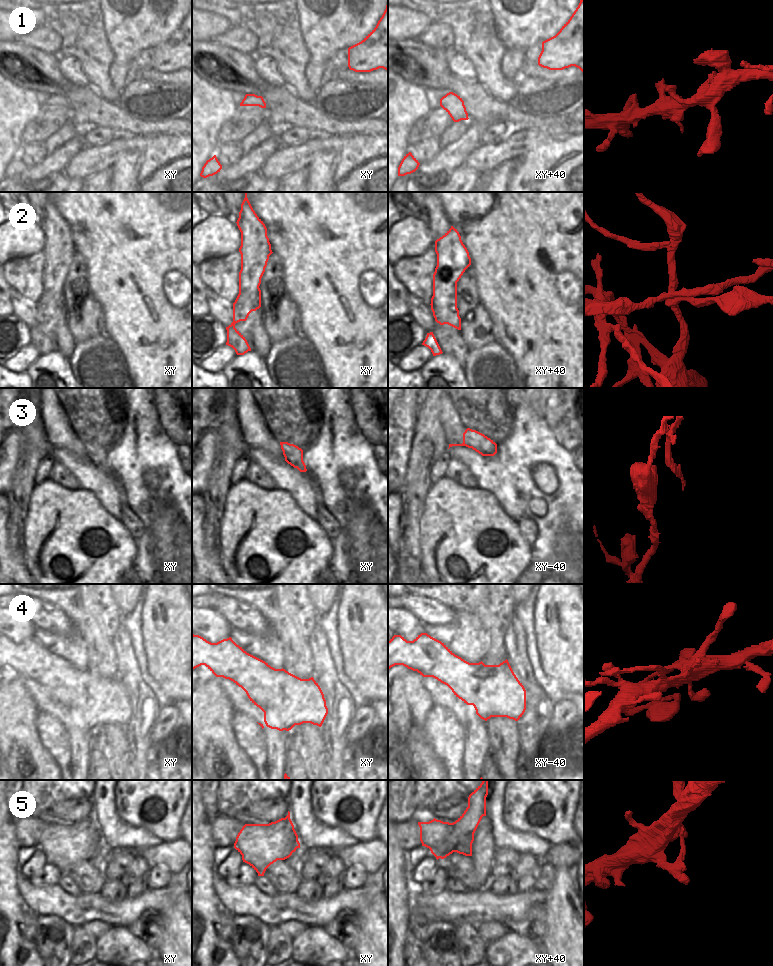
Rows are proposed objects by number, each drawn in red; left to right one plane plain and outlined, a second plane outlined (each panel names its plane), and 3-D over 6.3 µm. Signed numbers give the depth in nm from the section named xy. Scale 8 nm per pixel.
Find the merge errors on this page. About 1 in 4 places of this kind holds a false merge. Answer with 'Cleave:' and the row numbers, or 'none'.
Cleave: 3

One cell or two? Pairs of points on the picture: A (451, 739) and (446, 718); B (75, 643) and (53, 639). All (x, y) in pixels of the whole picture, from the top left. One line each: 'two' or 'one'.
A: one
B: one

